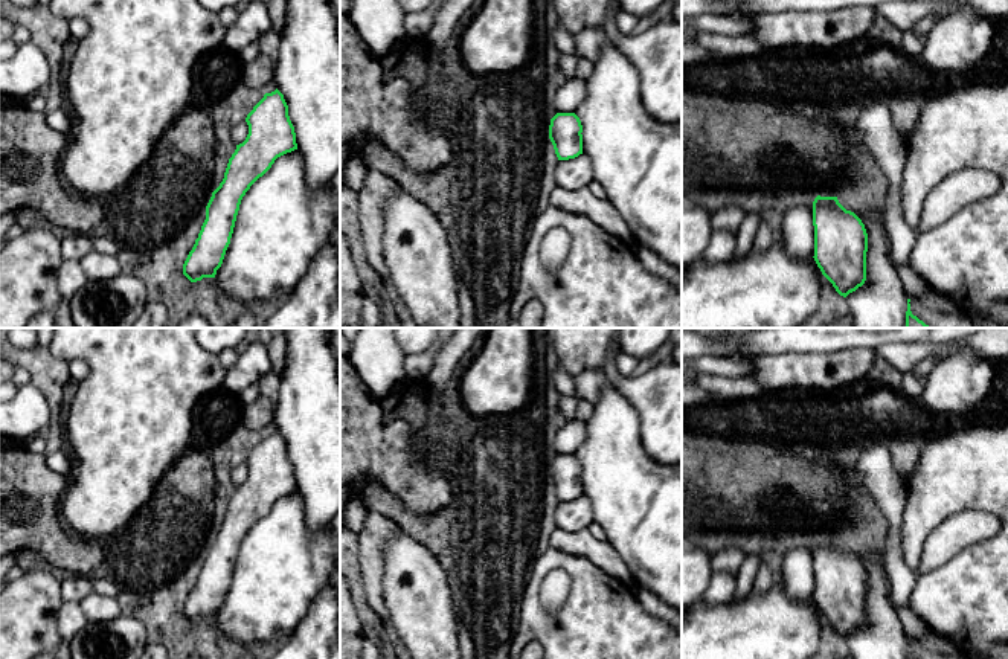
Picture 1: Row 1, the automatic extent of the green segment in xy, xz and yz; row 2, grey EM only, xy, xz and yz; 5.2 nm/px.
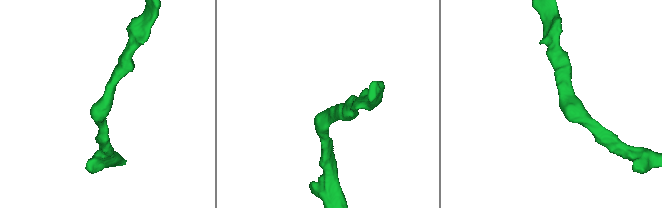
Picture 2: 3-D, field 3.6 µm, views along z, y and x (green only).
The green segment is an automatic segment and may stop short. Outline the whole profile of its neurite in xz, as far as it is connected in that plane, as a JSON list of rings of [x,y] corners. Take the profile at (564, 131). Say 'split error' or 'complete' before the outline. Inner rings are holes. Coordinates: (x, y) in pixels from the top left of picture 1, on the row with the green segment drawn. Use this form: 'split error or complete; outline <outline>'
complete; outline [[[557,113],[551,119],[549,139],[558,160],[575,159],[583,154],[583,125],[575,113]]]

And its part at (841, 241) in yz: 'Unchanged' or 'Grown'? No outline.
Unchanged

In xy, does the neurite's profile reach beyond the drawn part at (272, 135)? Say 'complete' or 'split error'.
complete

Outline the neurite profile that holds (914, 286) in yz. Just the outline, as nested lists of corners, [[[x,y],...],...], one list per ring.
[[[897,267],[907,299],[921,296],[927,282],[912,267]]]

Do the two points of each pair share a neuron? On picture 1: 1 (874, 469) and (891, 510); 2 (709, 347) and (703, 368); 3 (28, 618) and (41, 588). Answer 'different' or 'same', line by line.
1: same
2: different
3: same

